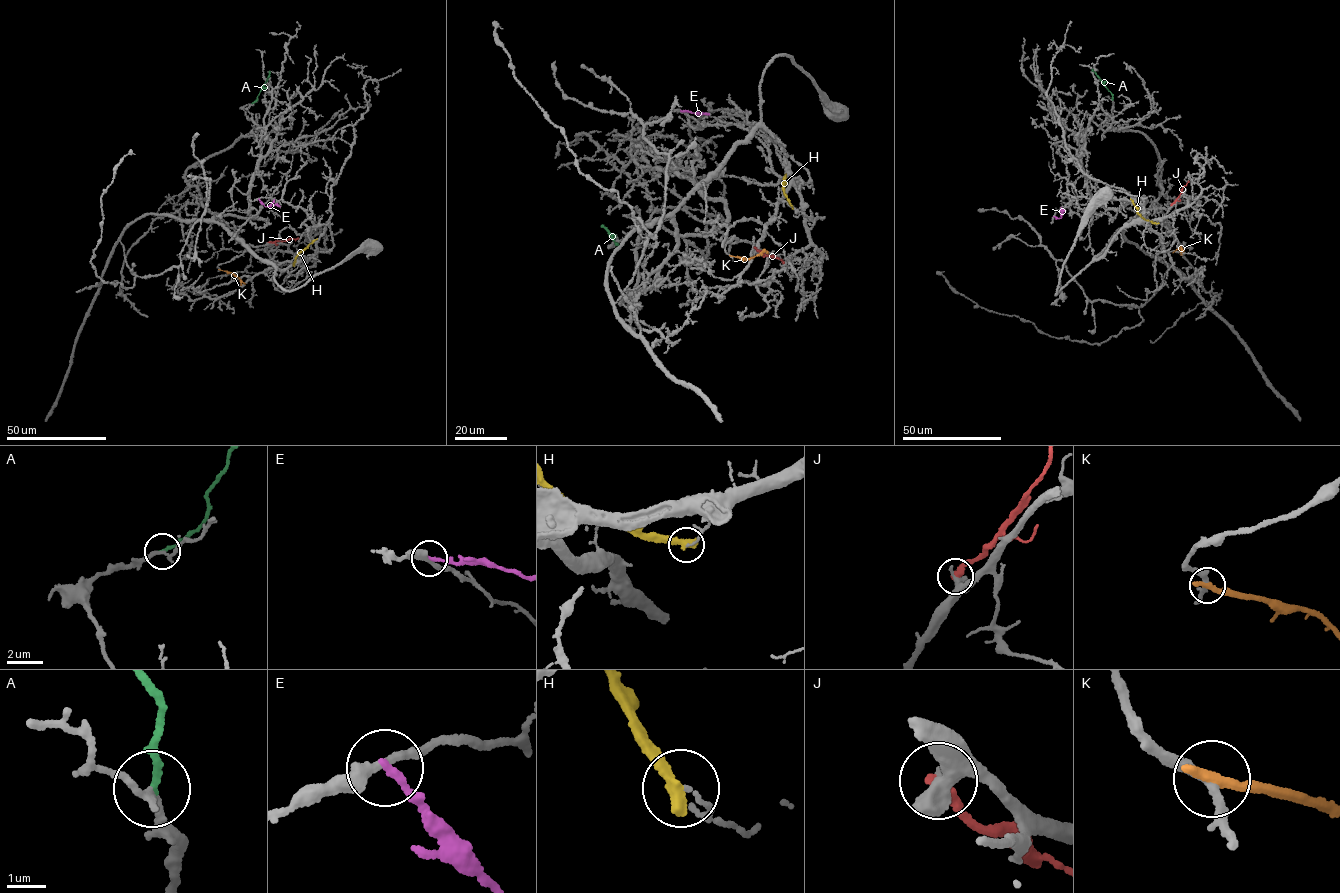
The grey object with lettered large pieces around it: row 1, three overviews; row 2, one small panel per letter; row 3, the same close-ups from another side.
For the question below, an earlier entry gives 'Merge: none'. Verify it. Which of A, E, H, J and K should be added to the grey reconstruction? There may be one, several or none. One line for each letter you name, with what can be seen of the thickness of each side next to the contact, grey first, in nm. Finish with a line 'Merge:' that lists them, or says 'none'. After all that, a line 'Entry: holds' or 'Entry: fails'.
A: 170/170 nm
Merge: A
Entry: fails

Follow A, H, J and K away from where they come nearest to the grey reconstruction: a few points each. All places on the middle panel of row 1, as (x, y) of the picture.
A: (615, 244), (601, 226)
H: (792, 206), (783, 187), (785, 174)
J: (754, 247), (784, 262)
K: (731, 255), (746, 259), (762, 252), (768, 253)

